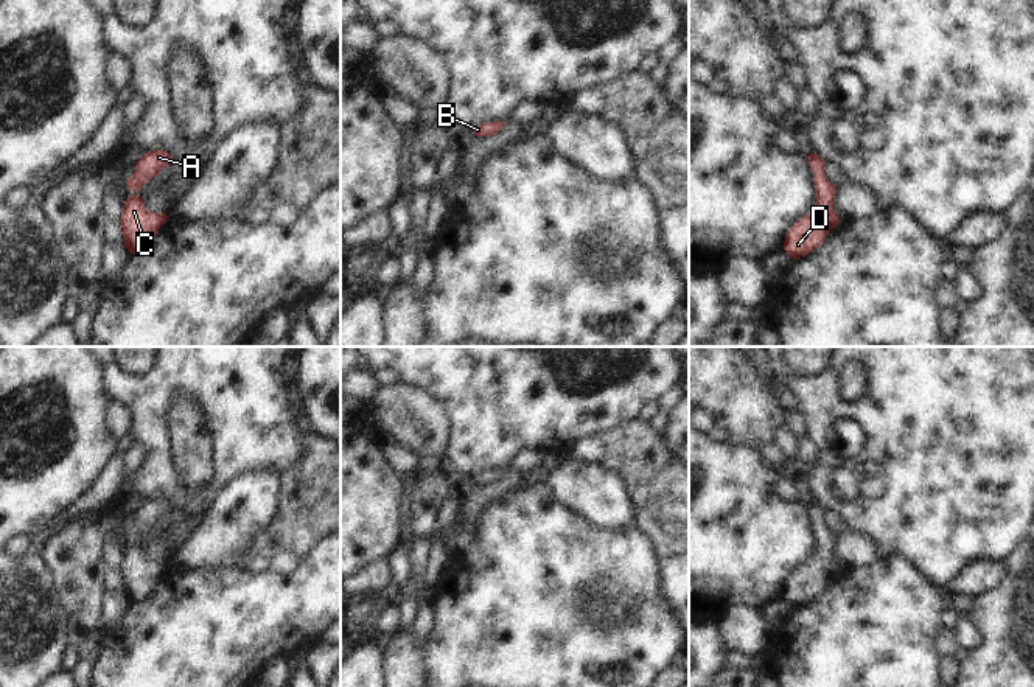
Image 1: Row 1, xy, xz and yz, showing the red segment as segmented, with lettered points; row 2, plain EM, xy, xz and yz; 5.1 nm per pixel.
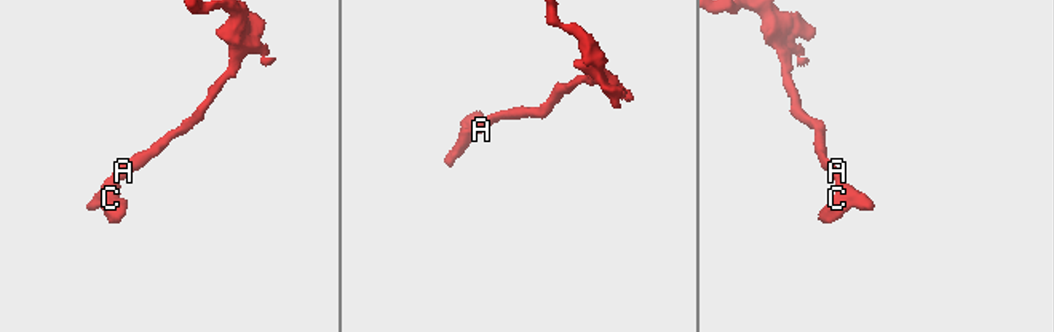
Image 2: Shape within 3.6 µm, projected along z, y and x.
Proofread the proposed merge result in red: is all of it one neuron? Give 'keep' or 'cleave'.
keep

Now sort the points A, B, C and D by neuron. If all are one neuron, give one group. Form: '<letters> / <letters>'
A B C D

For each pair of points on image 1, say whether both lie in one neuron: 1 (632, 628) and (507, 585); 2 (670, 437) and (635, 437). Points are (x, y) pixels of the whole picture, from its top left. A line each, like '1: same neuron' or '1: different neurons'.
1: same neuron
2: different neurons

